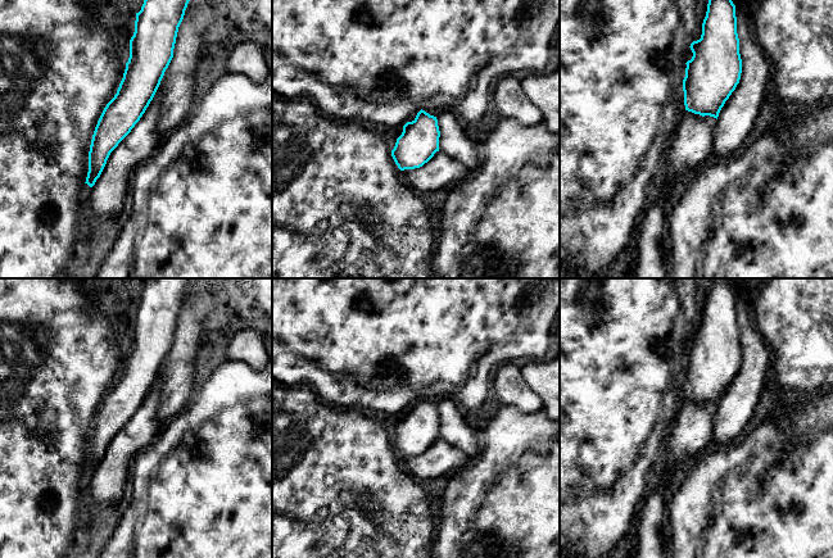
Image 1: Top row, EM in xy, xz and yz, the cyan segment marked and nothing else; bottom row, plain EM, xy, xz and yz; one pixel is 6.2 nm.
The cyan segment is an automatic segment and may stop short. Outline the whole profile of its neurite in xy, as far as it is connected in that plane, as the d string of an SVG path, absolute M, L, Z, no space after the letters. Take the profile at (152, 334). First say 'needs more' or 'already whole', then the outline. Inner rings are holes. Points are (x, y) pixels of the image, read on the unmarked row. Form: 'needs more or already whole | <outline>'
already whole | M146 278L141 298L136 300L135 319L130 327L130 345L117 381L104 395L95 414L86 469L92 475L100 464L110 440L131 419L153 387L168 355L176 331L178 314L193 278Z

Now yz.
already whole | M712 278L701 326L689 335L693 344L683 367L685 398L717 407L742 360L735 292L726 278Z

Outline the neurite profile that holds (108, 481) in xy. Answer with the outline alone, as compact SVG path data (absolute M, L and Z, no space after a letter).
M160 375L131 419L110 440L107 452L92 473L87 503L116 507L123 502L123 491L135 457L154 443L164 426L158 418Z

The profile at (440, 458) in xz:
M436 439L422 454L402 458L402 466L412 477L431 480L456 472L467 466L468 459L470 457L462 450Z

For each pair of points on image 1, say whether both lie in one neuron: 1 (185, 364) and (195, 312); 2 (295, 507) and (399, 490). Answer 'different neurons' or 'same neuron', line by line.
1: same neuron
2: same neuron

